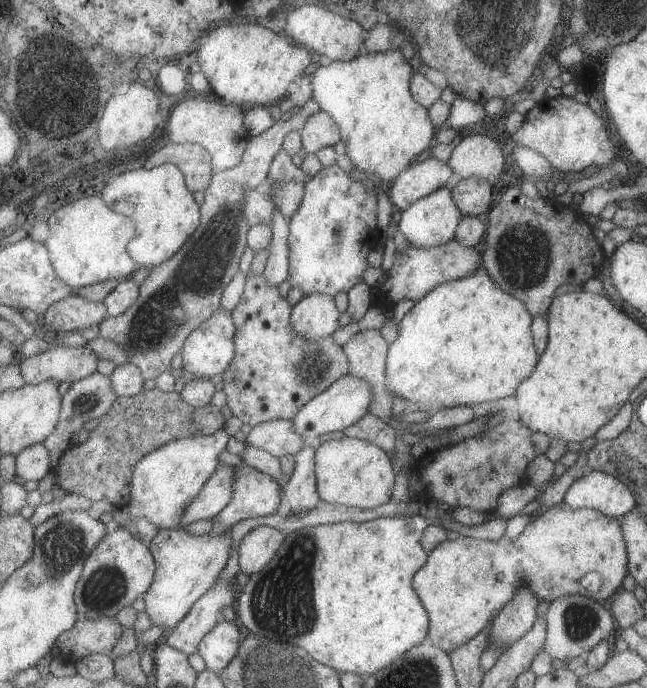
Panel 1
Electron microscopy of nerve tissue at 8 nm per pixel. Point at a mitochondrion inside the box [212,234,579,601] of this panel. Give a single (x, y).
(303, 373)

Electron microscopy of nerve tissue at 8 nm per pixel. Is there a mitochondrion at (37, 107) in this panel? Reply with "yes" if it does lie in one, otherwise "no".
yes

